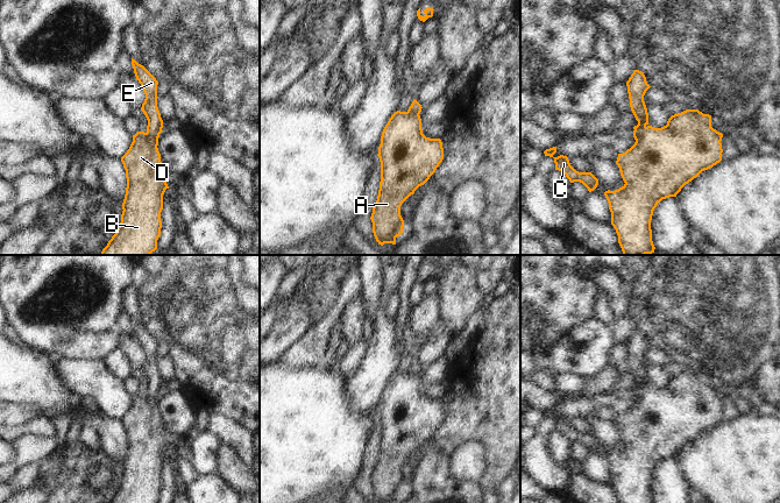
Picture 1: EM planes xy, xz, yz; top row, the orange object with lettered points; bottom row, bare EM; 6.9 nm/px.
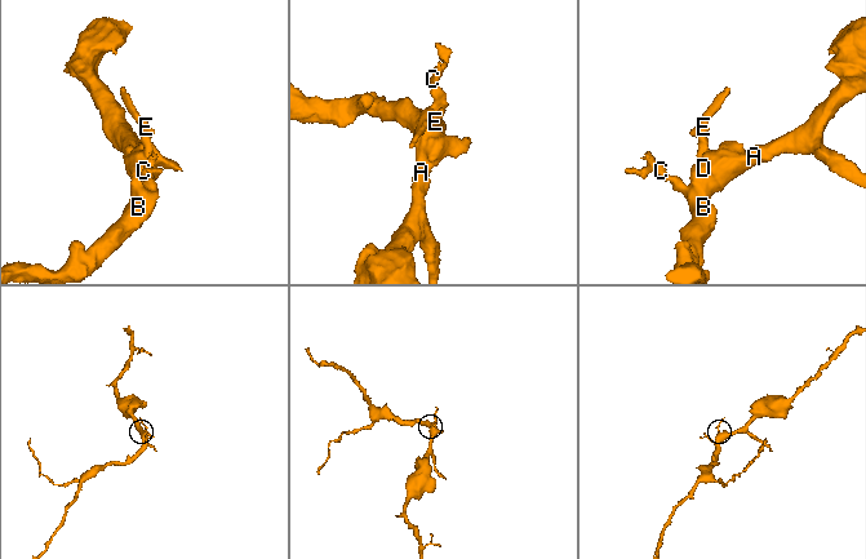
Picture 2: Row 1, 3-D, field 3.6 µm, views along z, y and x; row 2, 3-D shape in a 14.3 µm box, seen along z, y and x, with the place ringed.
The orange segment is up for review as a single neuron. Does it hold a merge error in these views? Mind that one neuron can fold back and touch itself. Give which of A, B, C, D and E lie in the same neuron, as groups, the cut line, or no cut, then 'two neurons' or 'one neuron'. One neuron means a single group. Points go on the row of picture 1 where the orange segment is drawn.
A B C D / E | xy (146, 133), (154, 137), (156, 147) | two neurons

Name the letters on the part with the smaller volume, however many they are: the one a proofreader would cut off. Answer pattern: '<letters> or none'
E

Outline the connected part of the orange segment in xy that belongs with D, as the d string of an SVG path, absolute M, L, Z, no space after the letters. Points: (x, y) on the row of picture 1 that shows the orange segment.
M137 132L121 157L127 178L121 222L100 255L150 255L157 249L163 194L169 186L154 139Z

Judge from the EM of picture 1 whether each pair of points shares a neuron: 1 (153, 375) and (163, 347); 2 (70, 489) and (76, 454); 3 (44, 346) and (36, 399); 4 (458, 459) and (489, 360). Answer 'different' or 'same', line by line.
1: same
2: same
3: different
4: different

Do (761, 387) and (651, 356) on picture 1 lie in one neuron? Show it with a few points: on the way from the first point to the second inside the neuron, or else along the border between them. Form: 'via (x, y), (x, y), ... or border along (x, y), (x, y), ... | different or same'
border along (767, 361), (758, 369), (752, 380) | different

